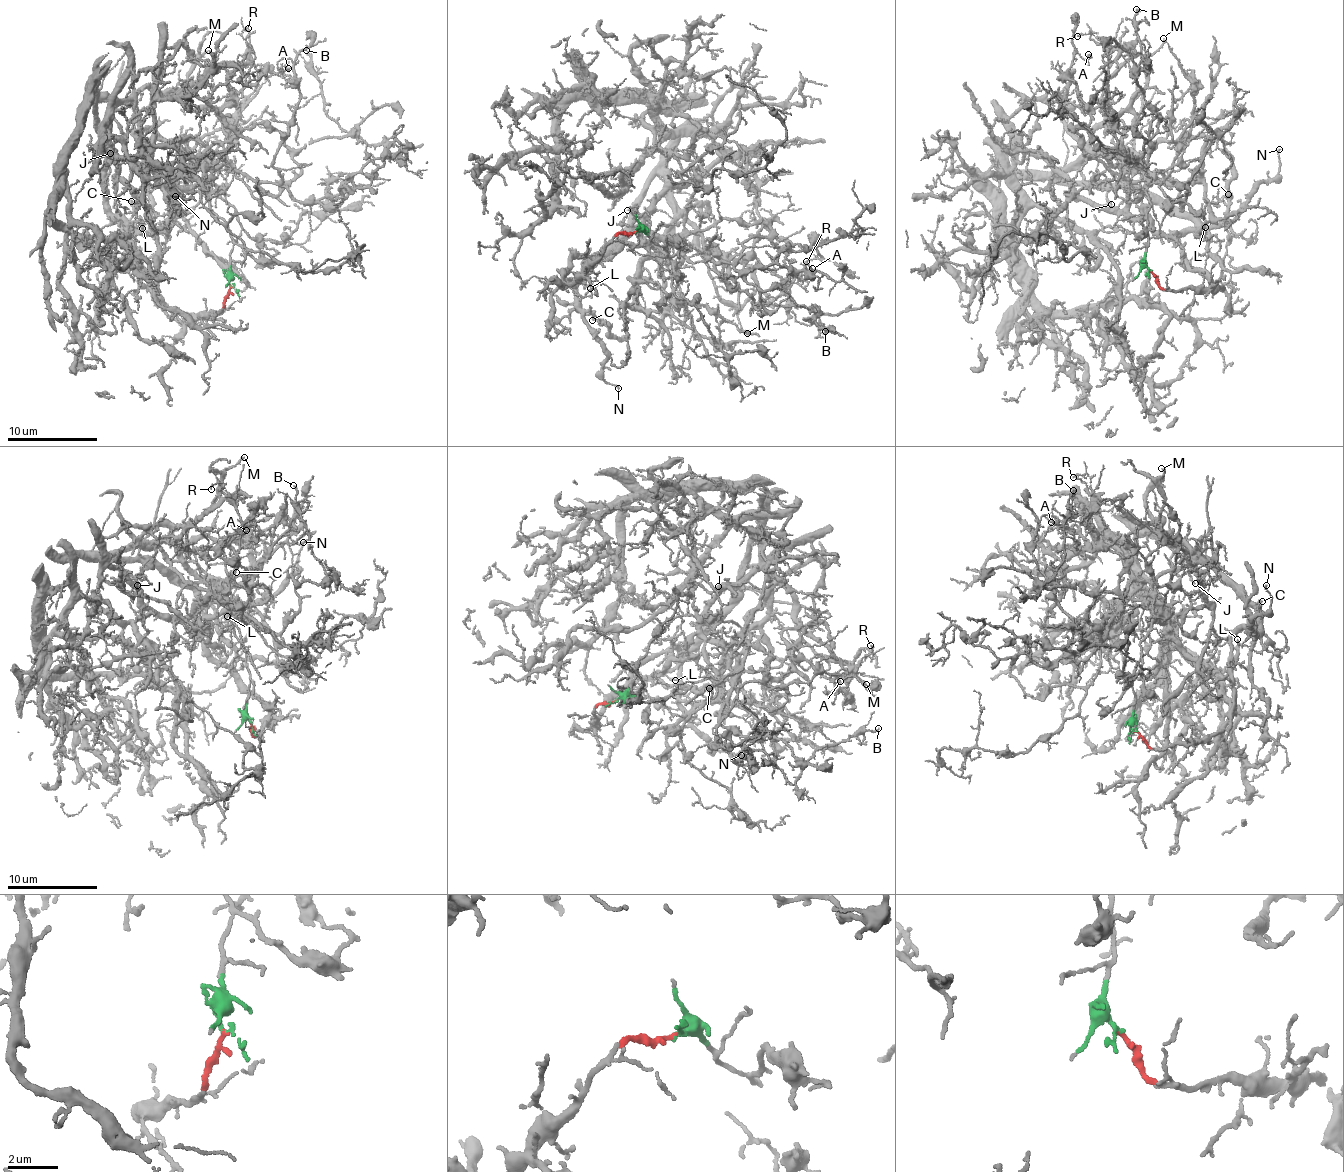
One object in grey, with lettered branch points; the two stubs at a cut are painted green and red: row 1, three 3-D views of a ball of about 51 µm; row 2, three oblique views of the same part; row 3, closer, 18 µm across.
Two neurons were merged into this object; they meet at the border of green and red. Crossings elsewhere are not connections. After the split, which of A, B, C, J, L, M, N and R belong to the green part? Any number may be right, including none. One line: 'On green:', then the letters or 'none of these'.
On green: A, B, R

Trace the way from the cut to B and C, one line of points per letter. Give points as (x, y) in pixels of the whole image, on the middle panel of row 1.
B: (635, 232), (666, 250), (666, 257), (686, 244), (753, 303), (797, 303), (810, 314), (807, 321), (826, 331)
C: (635, 232), (615, 235), (575, 281), (566, 282), (564, 273), (573, 259), (587, 258), (577, 301), (592, 320)

